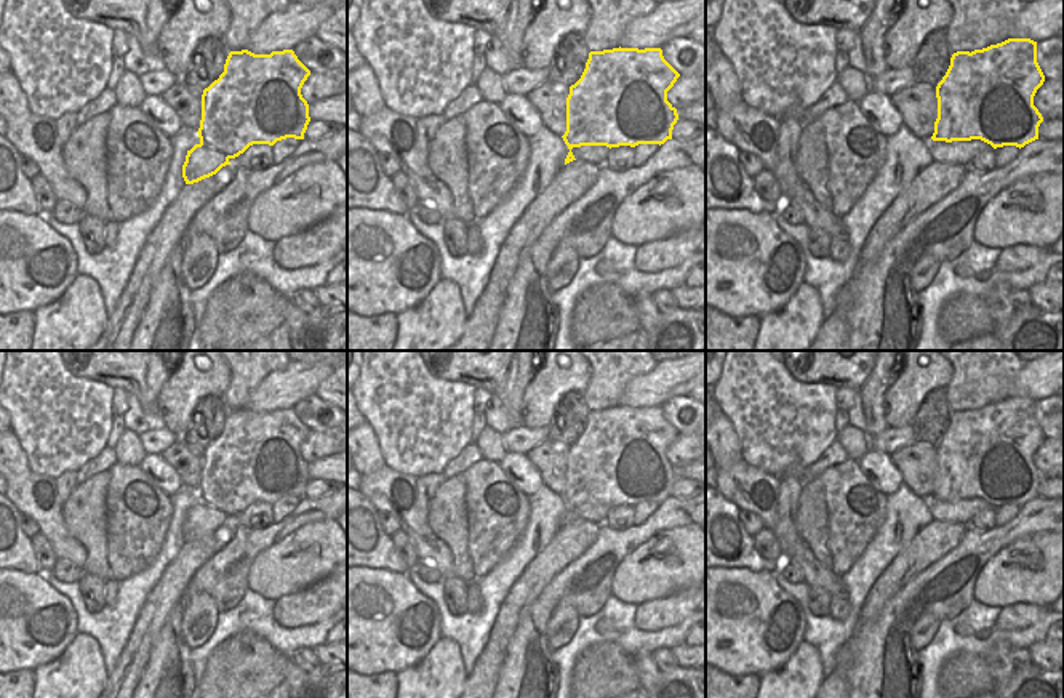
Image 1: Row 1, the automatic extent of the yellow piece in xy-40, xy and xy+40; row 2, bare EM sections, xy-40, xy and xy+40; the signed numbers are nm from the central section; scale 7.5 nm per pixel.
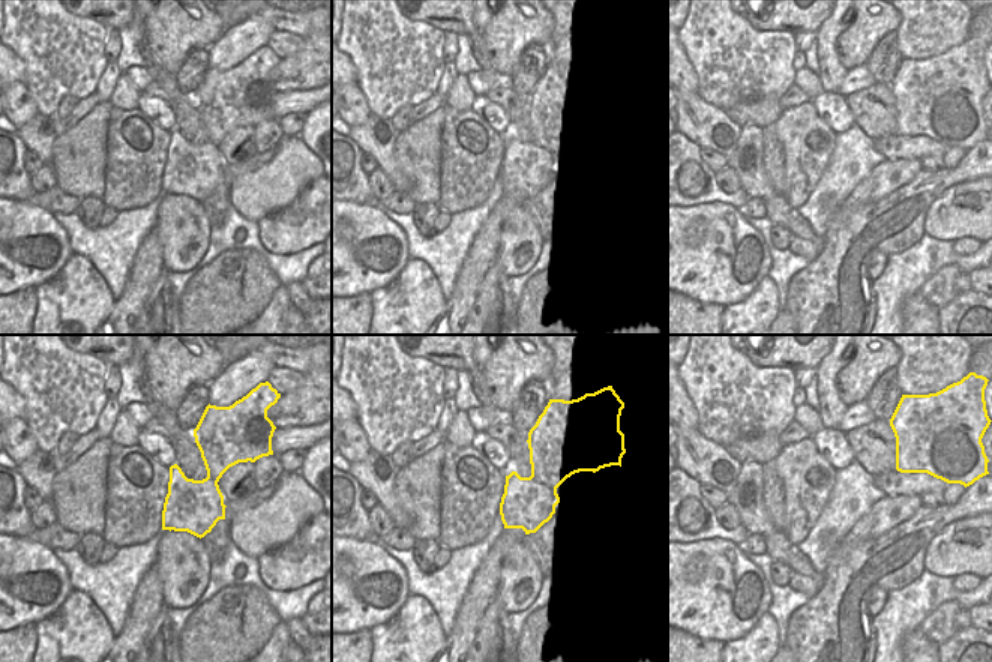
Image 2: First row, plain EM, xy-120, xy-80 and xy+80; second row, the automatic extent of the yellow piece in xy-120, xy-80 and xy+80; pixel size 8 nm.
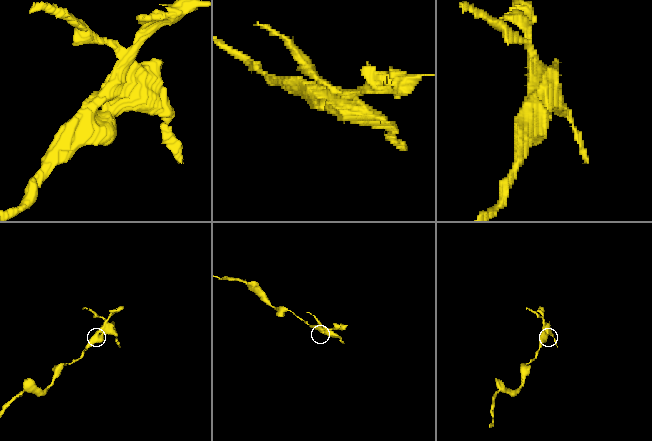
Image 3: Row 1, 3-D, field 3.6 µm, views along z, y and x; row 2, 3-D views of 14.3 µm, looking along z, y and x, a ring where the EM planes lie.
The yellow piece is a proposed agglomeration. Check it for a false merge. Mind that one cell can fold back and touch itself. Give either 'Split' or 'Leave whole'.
Split

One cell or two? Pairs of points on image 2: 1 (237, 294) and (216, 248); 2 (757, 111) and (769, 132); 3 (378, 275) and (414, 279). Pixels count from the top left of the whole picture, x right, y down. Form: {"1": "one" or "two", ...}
{"1": "two", "2": "two", "3": "two"}

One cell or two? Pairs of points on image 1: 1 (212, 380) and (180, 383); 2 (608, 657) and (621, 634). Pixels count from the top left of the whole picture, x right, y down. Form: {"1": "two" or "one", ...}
{"1": "one", "2": "two"}

